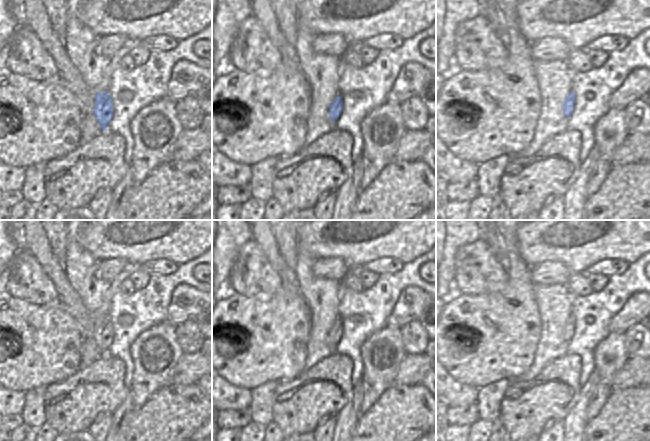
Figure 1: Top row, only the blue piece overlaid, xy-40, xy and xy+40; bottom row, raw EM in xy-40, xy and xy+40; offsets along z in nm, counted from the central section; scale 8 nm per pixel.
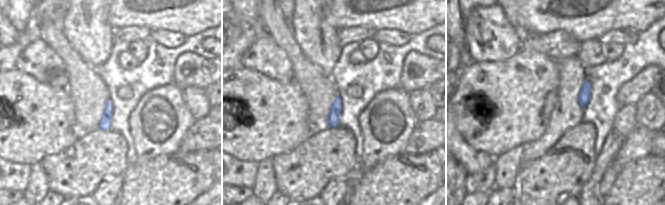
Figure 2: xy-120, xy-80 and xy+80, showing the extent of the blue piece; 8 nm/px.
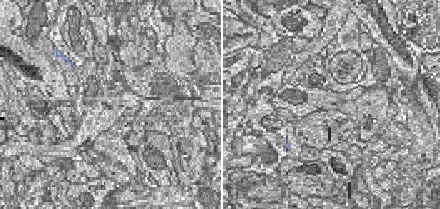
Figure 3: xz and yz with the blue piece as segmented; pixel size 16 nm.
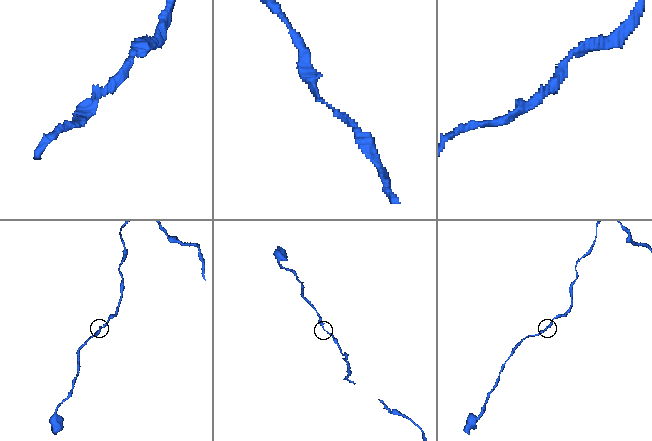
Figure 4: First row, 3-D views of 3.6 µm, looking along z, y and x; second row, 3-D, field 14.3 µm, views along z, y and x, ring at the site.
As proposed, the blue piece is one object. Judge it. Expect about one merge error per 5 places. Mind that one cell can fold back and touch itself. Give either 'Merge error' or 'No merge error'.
No merge error.

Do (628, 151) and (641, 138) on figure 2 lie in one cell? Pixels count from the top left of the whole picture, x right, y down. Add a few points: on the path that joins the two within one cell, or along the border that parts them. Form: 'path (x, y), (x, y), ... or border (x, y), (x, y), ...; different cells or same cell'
path (631, 148), (638, 141); same cell

